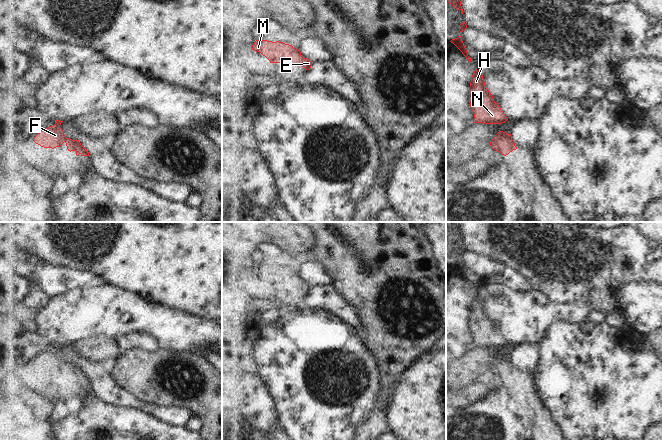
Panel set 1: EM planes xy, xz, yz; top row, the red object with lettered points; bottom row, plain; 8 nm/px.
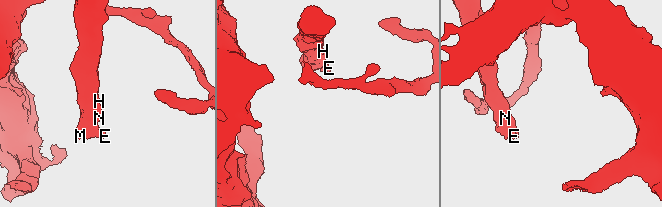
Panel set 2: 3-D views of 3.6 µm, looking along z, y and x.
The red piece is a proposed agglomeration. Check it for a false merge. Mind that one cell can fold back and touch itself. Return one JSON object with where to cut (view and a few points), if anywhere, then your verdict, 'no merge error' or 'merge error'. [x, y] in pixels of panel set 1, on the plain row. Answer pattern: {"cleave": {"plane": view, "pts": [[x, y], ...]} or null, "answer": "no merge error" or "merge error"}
{"cleave": null, "answer": "no merge error"}

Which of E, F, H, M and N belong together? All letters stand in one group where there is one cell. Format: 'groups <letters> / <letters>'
groups E F H M N

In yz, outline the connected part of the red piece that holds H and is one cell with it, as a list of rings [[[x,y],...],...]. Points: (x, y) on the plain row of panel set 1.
[[[477,293],[471,301],[469,326],[474,338],[474,347],[502,348],[508,344],[486,312],[483,299]]]

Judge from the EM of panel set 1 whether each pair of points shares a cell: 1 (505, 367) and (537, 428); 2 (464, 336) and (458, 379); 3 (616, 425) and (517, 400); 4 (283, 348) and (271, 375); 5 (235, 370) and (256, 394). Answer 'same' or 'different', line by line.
1: same
2: different
3: different
4: same
5: different

